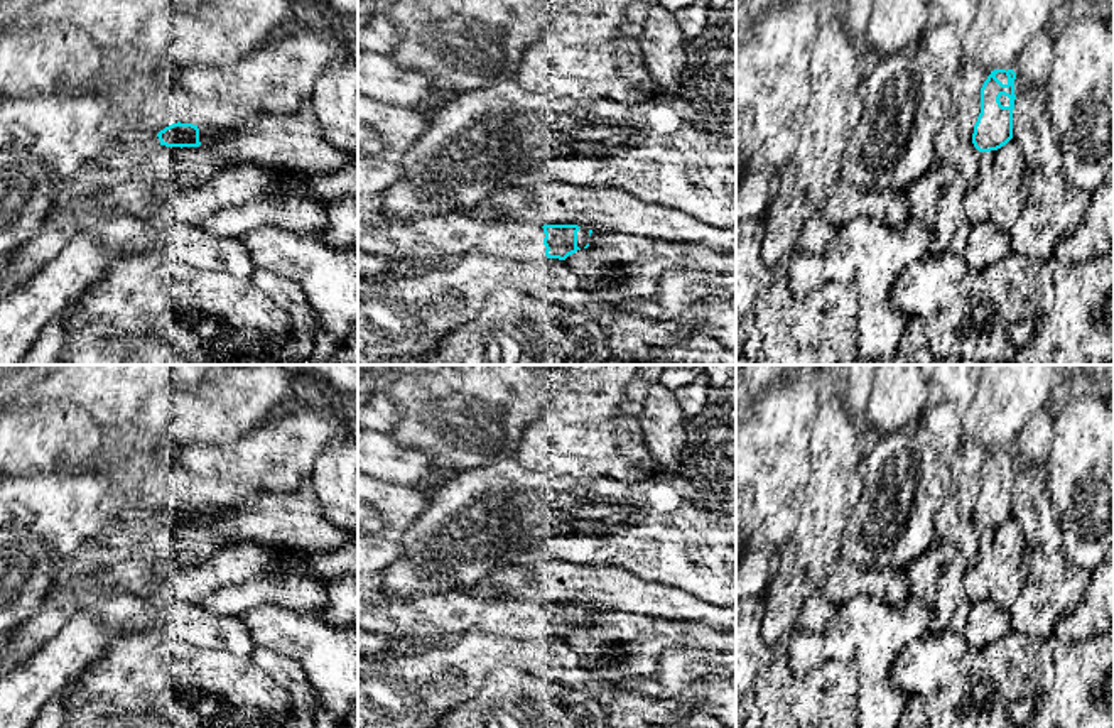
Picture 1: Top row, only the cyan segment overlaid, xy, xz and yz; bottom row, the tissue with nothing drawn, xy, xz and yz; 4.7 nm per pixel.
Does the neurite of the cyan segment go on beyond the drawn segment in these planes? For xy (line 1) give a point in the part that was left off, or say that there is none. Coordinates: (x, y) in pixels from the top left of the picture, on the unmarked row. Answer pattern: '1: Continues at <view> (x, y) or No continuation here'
1: Continues at xy (206, 510)

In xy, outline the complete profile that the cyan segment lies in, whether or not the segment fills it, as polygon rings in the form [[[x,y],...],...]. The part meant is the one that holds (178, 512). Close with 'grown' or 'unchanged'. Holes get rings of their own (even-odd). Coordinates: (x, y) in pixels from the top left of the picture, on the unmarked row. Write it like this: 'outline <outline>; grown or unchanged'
outline [[[172,502],[157,512],[160,524],[165,525],[199,525],[206,519],[221,519],[235,512],[240,503],[226,503],[226,505],[203,505],[192,502]]]; grown

